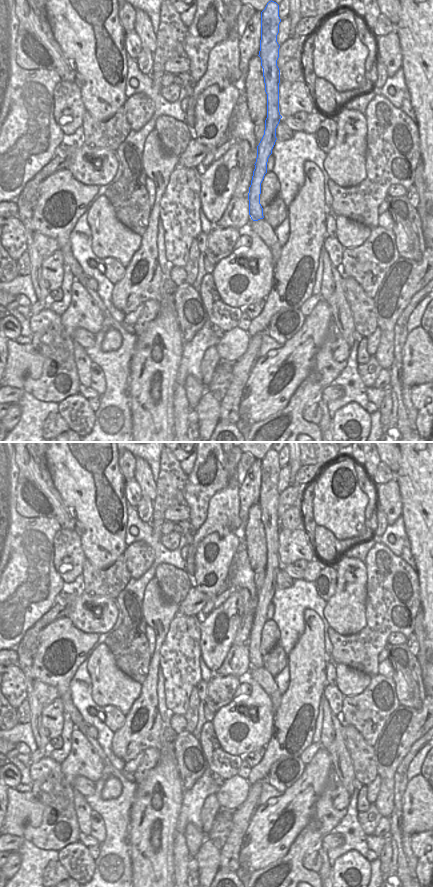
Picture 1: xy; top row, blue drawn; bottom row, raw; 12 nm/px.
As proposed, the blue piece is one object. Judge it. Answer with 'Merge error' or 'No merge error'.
No merge error.

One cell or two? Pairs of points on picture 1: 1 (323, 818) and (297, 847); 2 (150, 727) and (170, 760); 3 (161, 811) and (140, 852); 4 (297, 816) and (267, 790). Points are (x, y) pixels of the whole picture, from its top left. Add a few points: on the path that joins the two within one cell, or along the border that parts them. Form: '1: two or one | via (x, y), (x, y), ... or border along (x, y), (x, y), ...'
1: one | via (319, 825), (304, 840)
2: two | border along (161, 735), (161, 748), (159, 750)
3: one | via (152, 821), (151, 835), (148, 842)
4: two | border along (283, 793), (278, 796), (272, 796), (259, 805)

